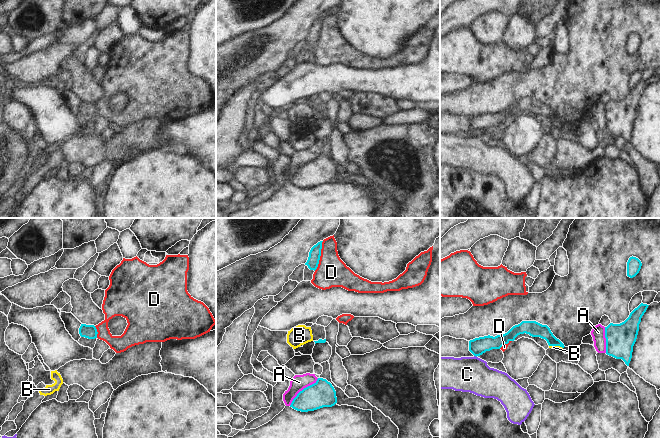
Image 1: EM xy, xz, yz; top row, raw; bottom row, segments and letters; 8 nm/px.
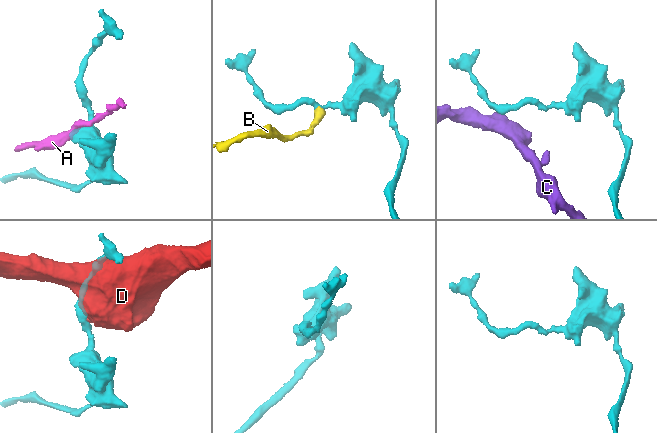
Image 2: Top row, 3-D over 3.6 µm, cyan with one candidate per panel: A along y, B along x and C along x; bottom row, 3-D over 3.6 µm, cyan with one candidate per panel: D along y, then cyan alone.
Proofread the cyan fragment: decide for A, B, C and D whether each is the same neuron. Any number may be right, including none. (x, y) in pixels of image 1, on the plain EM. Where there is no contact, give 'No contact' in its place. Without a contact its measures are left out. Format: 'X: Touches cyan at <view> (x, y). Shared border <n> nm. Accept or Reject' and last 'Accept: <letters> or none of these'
A: Touches cyan at xz (303, 165). Shared border 320 nm. Reject
B: Touches cyan at yz (556, 121). Shared border 110 nm. Reject
C: Touches cyan at yz (475, 131). Shared border 30 nm. Reject
D: Touches cyan at xz (320, 31). Shared border 260 nm. Reject
Accept: none of these

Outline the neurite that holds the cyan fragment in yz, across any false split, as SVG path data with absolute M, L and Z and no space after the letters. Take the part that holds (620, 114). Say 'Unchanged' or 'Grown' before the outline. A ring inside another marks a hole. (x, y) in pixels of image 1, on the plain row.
Unchanged. M641 79L620 100L610 99L605 103L606 130L622 135L627 142L632 134L633 122L636 118L641 94L649 81Z

